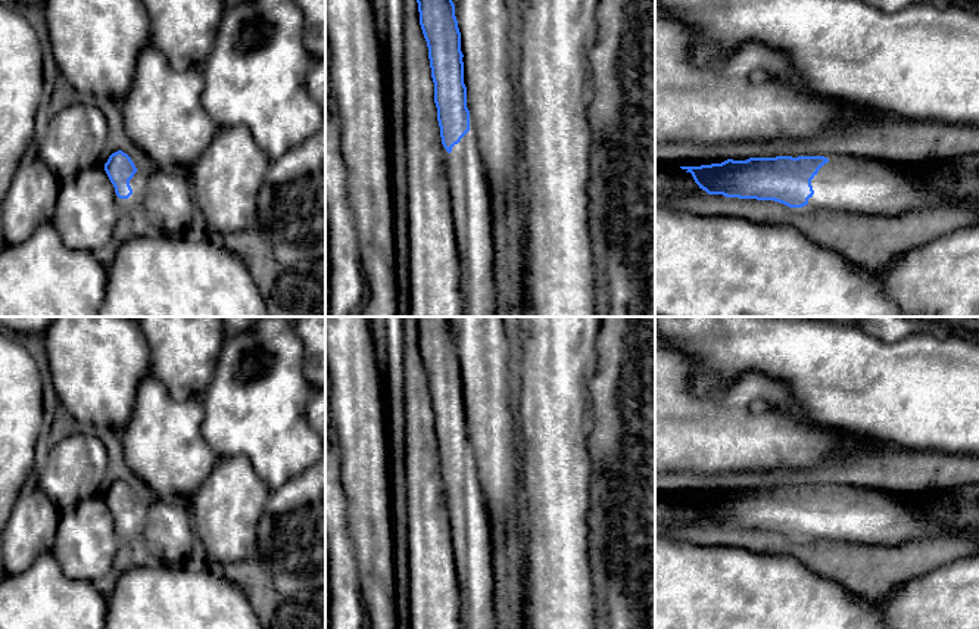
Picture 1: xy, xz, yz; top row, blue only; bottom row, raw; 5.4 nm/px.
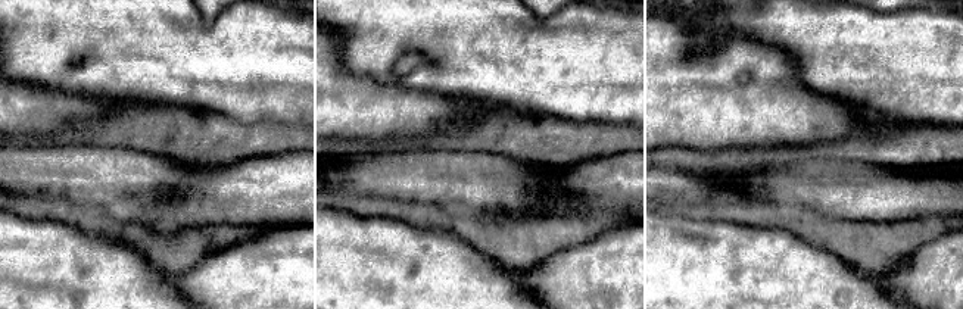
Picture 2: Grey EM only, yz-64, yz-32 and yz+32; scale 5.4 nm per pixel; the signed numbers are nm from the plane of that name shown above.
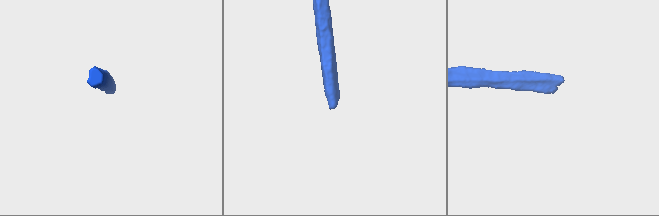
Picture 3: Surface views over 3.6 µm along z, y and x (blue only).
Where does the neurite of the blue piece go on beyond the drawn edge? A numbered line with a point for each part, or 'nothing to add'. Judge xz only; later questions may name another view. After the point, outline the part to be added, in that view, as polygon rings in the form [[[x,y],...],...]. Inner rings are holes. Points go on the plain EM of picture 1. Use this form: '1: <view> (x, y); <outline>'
1: xz (480, 589); [[[468,461],[446,486],[446,511],[464,629],[502,629],[501,580],[492,572],[490,519]]]

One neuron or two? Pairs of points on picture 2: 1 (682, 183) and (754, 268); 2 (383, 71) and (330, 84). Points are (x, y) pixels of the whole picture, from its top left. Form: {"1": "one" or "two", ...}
{"1": "two", "2": "two"}

